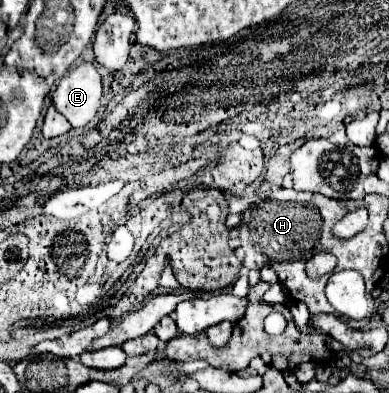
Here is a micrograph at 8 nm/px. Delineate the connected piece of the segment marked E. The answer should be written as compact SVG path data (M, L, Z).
M81 62L57 82L51 100L57 112L69 120L71 128L79 130L95 118L101 94L101 76L95 64Z

